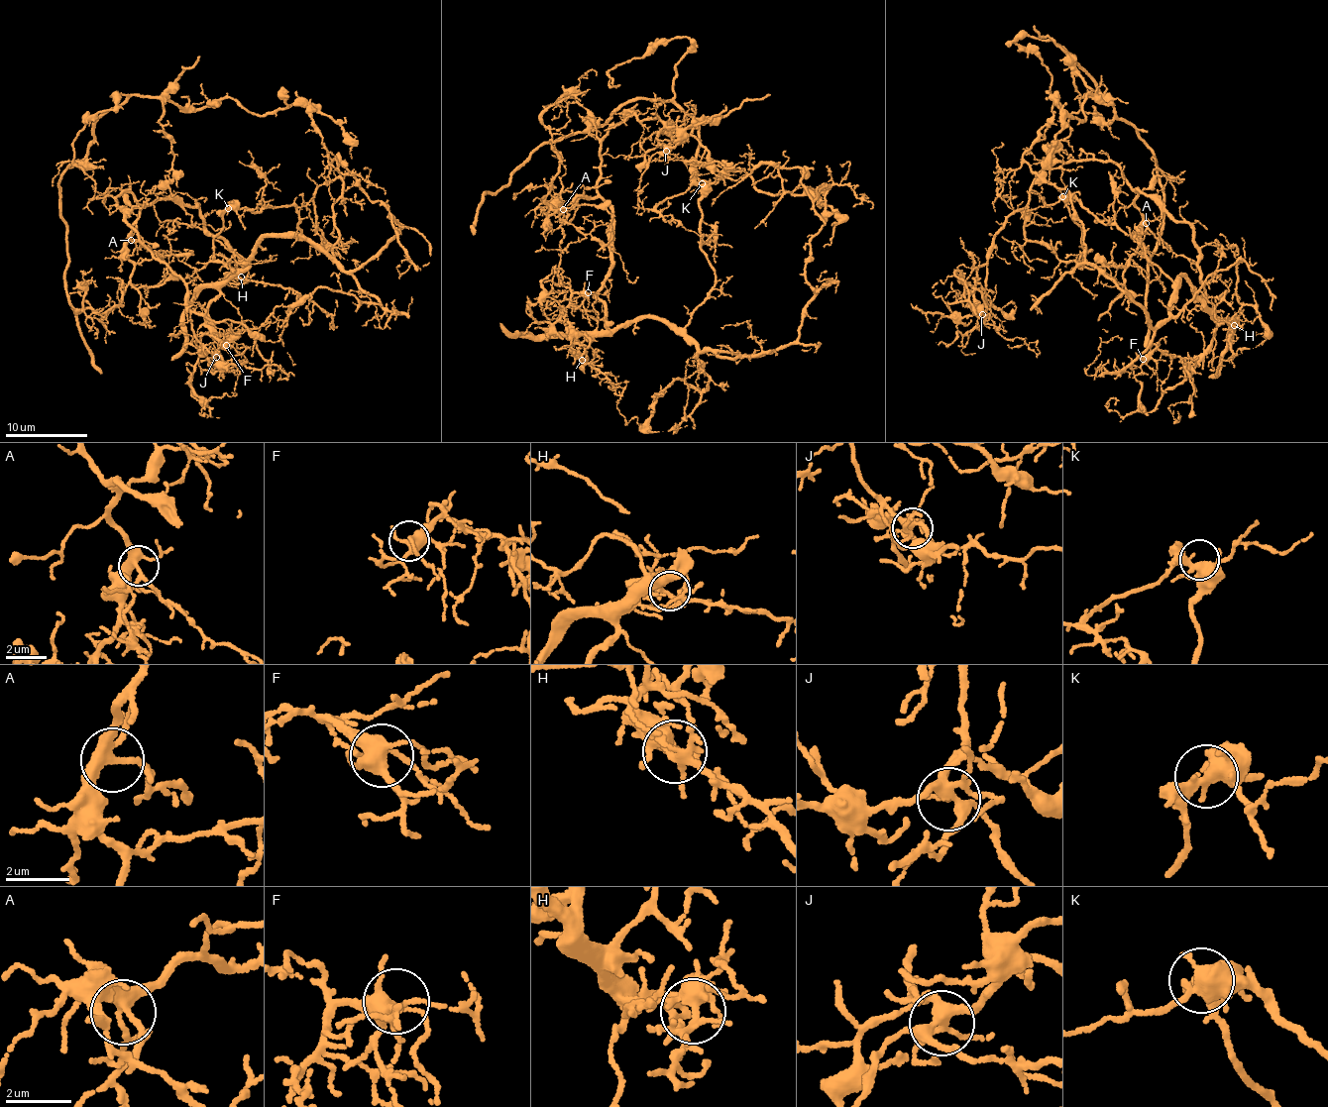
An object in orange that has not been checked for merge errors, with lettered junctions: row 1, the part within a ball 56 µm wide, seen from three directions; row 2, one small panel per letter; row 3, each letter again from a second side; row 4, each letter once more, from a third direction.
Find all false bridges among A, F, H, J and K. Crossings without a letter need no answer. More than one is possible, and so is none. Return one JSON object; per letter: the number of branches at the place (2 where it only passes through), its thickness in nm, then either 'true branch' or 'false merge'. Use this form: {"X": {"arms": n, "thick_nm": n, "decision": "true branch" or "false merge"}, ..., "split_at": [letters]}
{"A": {"arms": 5, "thick_nm": 360, "decision": "true branch"}, "F": {"arms": 6, "thick_nm": 420, "decision": "true branch"}, "H": {"arms": 9, "thick_nm": 280, "decision": "true branch"}, "J": {"arms": 6, "thick_nm": 320, "decision": "true branch"}, "K": {"arms": 5, "thick_nm": 440, "decision": "true branch"}, "split_at": []}

